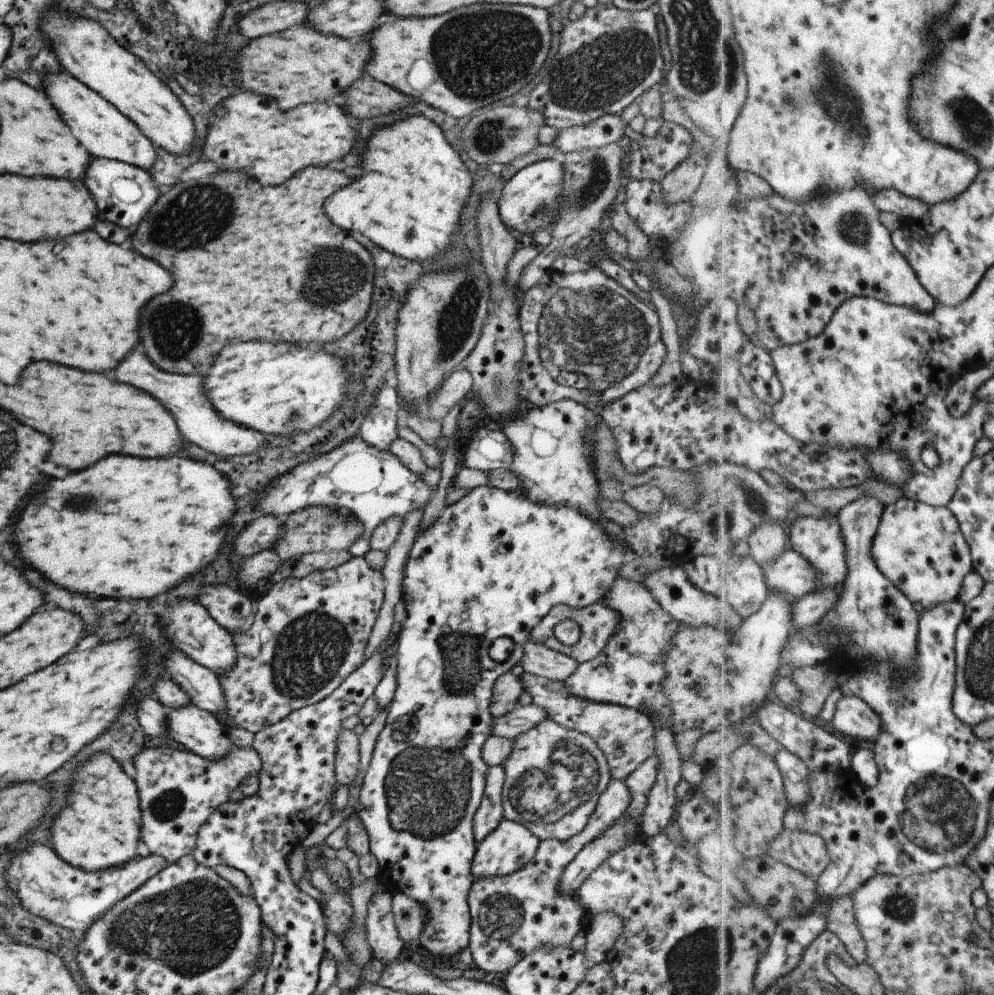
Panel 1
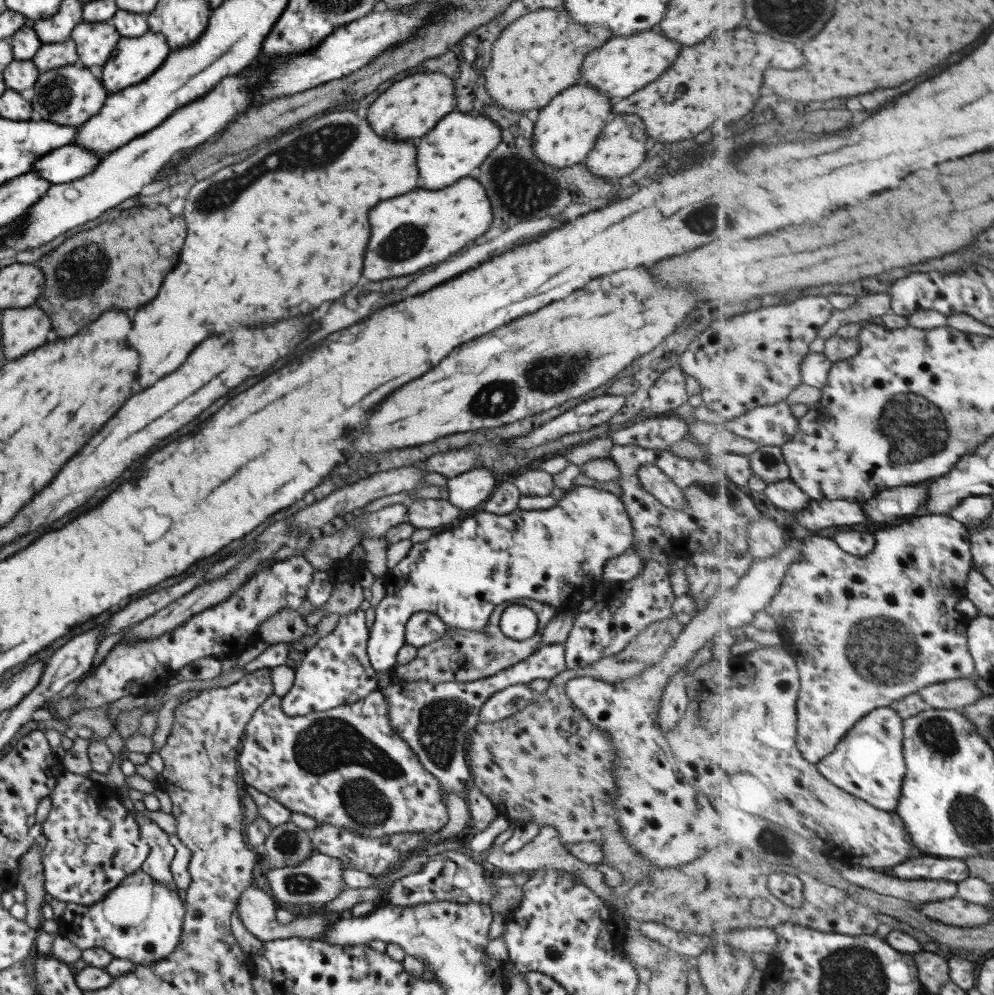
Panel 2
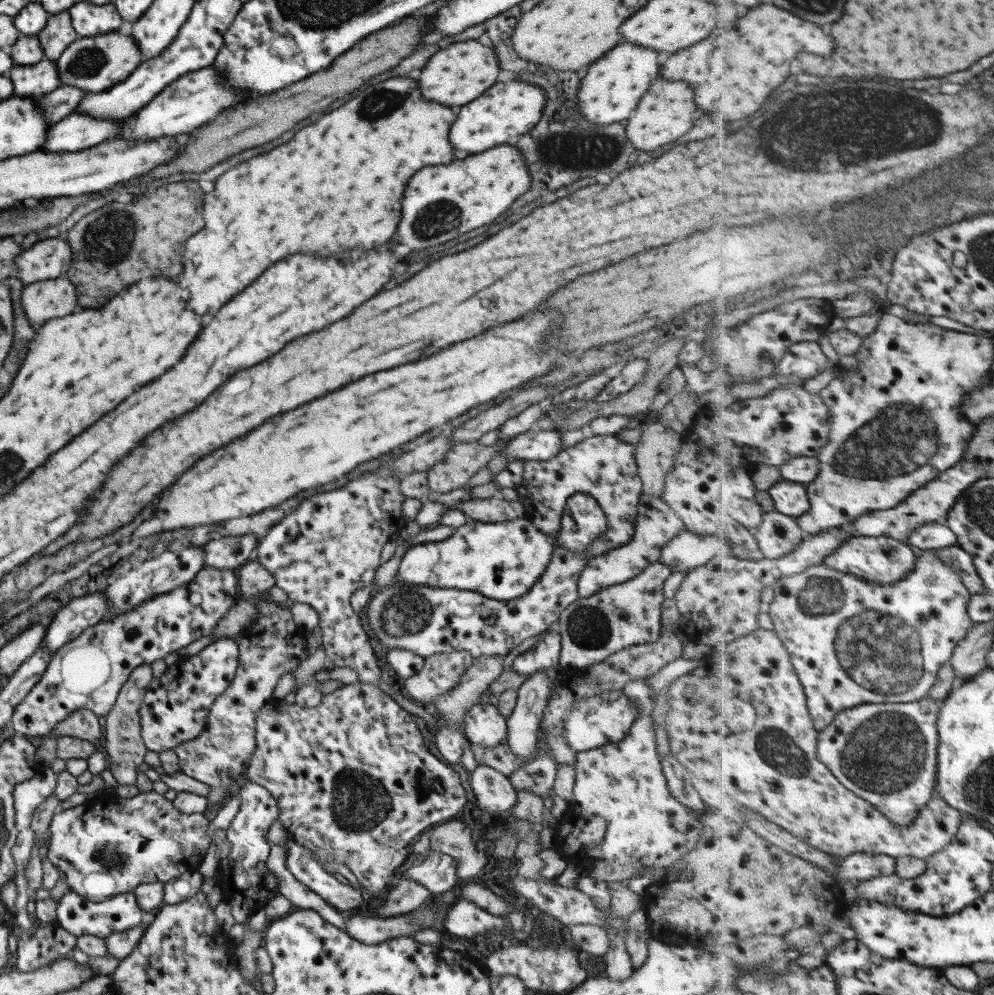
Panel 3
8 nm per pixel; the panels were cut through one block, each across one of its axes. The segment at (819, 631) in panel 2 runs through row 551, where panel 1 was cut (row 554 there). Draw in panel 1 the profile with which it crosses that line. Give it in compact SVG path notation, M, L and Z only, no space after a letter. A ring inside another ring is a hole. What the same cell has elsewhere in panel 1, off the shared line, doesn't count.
M900 499L887 506L879 530L874 539L873 557L877 567L885 576L904 592L905 596L920 609L929 610L941 603L956 601L960 596L965 578L975 568L972 562L972 550L957 518L948 507L935 507L923 502ZM828 512L829 516L821 518L798 517L791 526L789 547L799 552L819 572L818 590L832 589L836 585L843 588L848 578L848 564L844 546L844 534L840 530L837 514Z

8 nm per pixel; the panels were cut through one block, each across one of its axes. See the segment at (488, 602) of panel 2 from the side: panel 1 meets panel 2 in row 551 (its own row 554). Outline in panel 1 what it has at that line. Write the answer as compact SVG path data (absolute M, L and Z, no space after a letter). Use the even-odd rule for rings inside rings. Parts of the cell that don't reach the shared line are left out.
M490 485L469 489L461 499L451 505L446 505L436 522L423 530L410 547L407 563L402 575L402 596L406 605L407 615L401 622L401 631L394 637L397 642L396 690L391 700L385 726L375 742L371 760L367 764L365 777L361 780L359 798L354 806L354 812L368 835L369 853L375 858L378 875L377 881L383 885L392 896L396 893L405 894L408 898L419 902L428 911L428 920L419 936L423 949L439 958L454 963L457 955L468 946L470 917L468 914L467 896L474 882L470 872L476 844L472 832L472 821L485 789L485 774L489 766L484 764L480 751L485 740L491 735L492 718L489 715L489 698L495 680L505 672L520 669L522 647L528 640L530 631L541 621L541 618L556 605L581 609L592 603L601 601L610 590L613 582L619 577L619 570L628 557L622 546L604 532L604 528L582 514L576 507L568 505L549 505L529 501L518 491L503 491ZM495 638L511 638L517 646L517 654L511 654L505 662L495 662L487 656L487 650Z

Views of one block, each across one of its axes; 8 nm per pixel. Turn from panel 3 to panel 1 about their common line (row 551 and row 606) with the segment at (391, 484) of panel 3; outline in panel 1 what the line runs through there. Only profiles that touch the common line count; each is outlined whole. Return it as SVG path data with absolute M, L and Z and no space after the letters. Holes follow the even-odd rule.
M352 557L348 562L342 563L338 568L328 570L315 570L306 576L296 578L287 574L277 577L269 586L267 592L263 593L257 599L255 606L255 616L253 623L246 632L235 637L236 660L233 667L230 667L223 675L218 676L218 682L224 695L226 705L226 716L228 720L223 723L219 717L215 718L221 726L238 727L245 729L253 734L269 727L273 723L286 718L291 712L299 708L320 702L326 698L333 690L336 690L344 679L352 674L362 662L363 654L368 642L372 627L376 622L379 610L384 600L384 581L379 571L372 570L365 563L363 557Z

